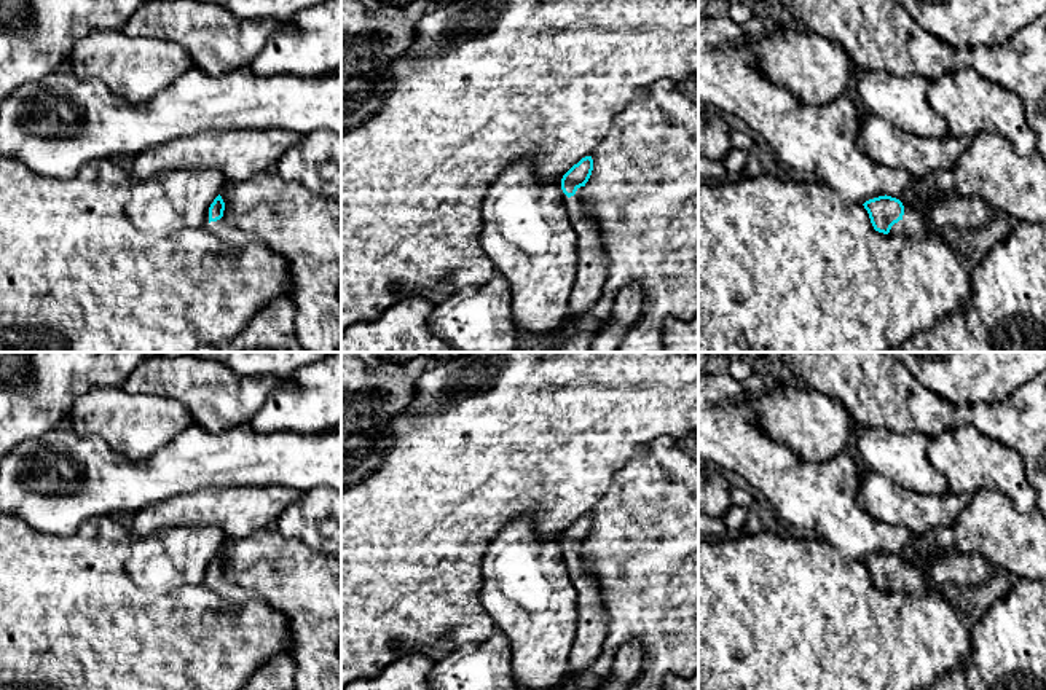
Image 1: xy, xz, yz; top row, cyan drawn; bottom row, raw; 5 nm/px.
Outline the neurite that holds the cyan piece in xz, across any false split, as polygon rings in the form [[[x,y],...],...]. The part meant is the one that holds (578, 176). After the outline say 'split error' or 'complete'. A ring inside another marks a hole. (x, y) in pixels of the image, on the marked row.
[[[585,156],[561,178],[561,190],[568,196],[564,209],[577,234],[577,272],[569,293],[569,314],[582,314],[598,301],[608,269],[603,237],[596,223],[582,202],[574,198],[576,191],[588,182],[592,171],[593,159]]]; split error

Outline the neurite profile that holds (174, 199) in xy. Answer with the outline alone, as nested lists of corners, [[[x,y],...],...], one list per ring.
[[[214,169],[164,171],[150,180],[132,182],[124,207],[128,222],[153,237],[209,225],[209,207],[226,183]]]

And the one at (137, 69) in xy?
[[[123,30],[91,32],[75,43],[67,64],[75,76],[96,76],[112,92],[132,104],[145,104],[195,67],[193,59],[180,45],[158,38],[129,37]]]

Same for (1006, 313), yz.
[[[1017,222],[1006,242],[969,266],[973,293],[965,312],[918,331],[904,352],[1046,352],[1046,225]]]

